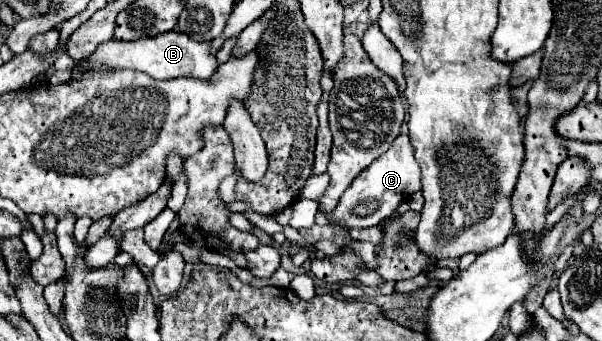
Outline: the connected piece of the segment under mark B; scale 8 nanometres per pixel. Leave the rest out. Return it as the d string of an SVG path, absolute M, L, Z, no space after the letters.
M171 30L165 34L153 36L153 38L139 38L133 42L111 38L109 42L103 42L103 46L97 46L97 50L87 58L87 62L81 62L81 66L75 64L71 76L83 78L83 74L87 74L91 70L99 70L101 66L131 68L131 70L143 72L155 80L173 80L173 78L209 80L211 74L215 74L215 70L217 70L217 58L209 52L209 42L195 42L187 34Z

